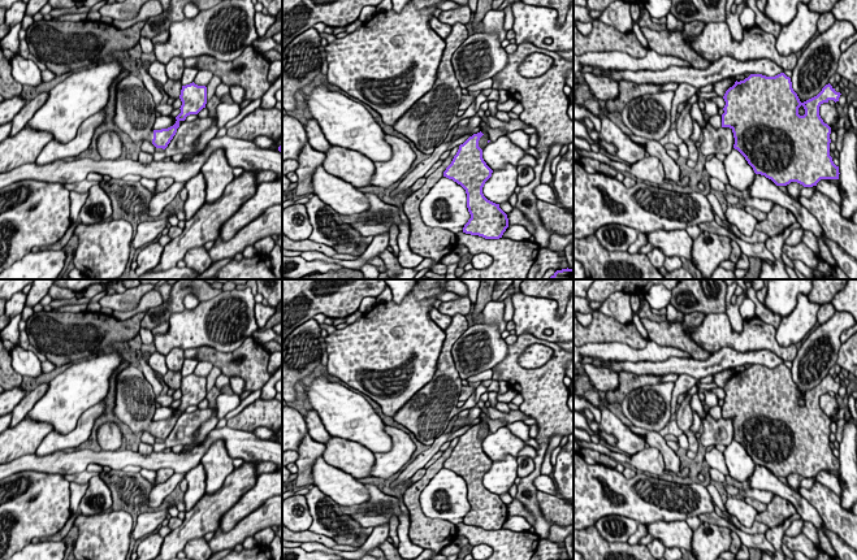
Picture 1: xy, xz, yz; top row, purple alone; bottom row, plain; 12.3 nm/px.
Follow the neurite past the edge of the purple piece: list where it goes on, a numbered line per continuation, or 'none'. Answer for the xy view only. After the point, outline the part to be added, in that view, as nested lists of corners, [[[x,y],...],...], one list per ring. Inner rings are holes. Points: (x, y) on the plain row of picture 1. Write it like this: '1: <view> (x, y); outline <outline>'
1: xy (135, 403); outline [[[137,365],[125,368],[116,375],[116,417],[134,433],[153,430],[155,394]]]

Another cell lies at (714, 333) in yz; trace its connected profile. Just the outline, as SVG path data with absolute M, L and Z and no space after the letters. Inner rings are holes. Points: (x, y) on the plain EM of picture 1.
M726 312L705 316L700 326L689 330L691 338L709 353L722 348L739 352L767 350L784 361L793 361L797 356L796 344L787 347L776 342L776 329L763 322L758 316L744 320L743 331L732 329Z

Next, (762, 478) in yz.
M756 465L754 472L748 481L752 489L770 491L774 495L779 495L791 502L804 521L811 522L815 529L822 529L823 521L817 509L802 498L798 491L784 485L771 470Z

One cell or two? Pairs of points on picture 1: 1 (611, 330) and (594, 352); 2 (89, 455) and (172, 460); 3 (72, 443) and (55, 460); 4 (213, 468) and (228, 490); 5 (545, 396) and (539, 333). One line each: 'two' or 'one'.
1: two
2: one
3: two
4: two
5: two

